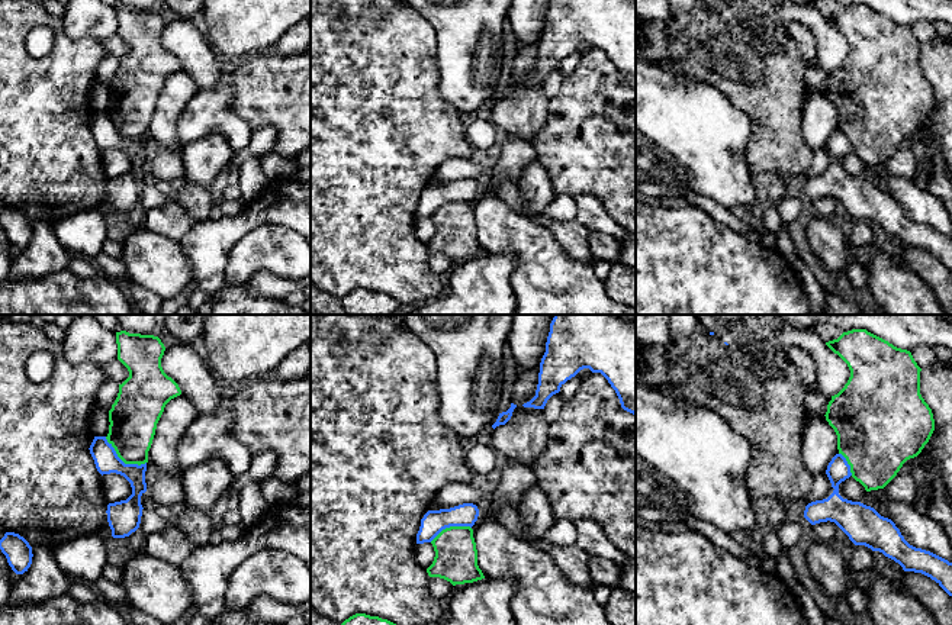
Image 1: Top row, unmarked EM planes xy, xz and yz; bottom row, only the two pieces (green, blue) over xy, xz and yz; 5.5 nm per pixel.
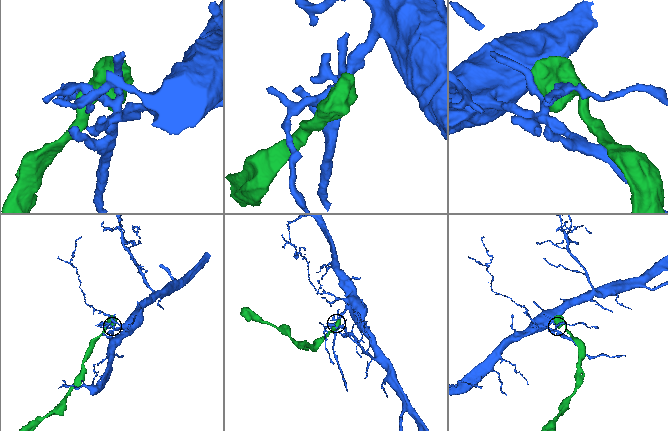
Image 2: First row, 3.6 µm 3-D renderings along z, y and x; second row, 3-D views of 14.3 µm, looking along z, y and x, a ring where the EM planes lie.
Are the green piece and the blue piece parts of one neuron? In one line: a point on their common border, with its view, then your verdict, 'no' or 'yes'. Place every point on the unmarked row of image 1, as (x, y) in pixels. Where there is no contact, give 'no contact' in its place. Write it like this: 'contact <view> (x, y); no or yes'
contact xy (122, 135); no

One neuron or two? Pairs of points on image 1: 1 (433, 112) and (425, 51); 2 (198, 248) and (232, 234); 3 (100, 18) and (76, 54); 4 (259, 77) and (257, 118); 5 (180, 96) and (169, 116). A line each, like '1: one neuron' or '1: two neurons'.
1: one neuron
2: one neuron
3: two neurons
4: one neuron
5: one neuron

